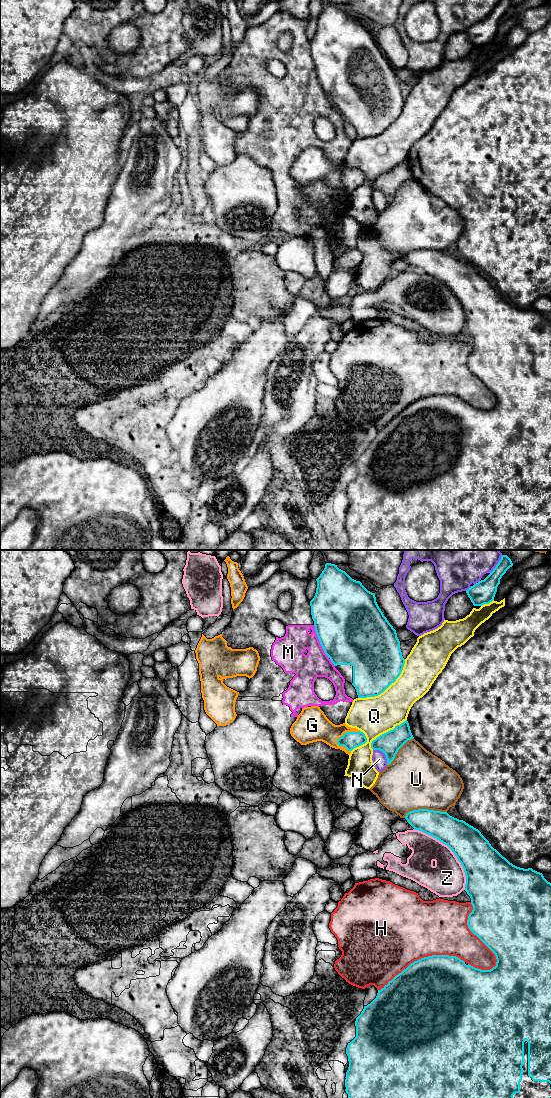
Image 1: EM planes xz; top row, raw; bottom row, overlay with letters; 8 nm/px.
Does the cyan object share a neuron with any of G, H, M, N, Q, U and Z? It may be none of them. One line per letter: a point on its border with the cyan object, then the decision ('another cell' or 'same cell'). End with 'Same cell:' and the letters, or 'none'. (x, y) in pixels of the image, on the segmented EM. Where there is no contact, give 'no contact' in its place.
G: xz (346, 732) | same cell
H: xz (477, 936) | another cell
M: xz (321, 645) | another cell
N: xz (384, 753) | another cell
Q: xz (387, 687) | another cell
U: xz (424, 809) | another cell
Z: xz (452, 851) | another cell
Same cell: G

